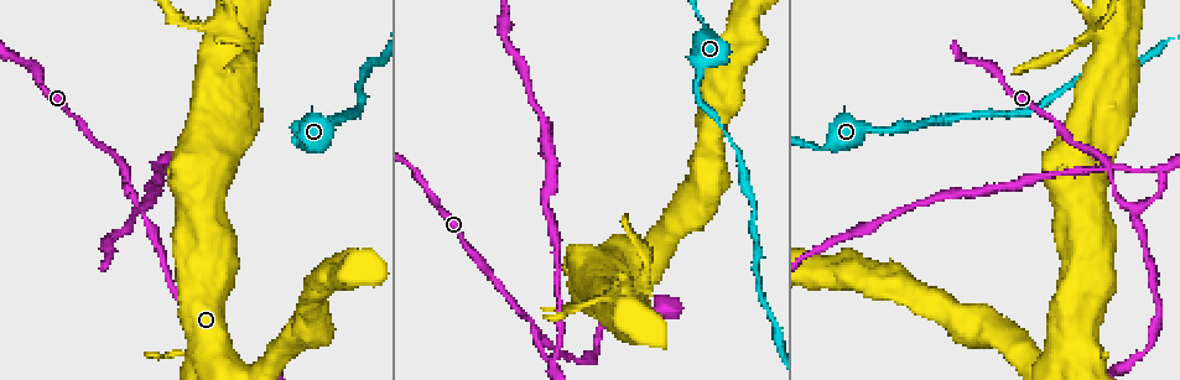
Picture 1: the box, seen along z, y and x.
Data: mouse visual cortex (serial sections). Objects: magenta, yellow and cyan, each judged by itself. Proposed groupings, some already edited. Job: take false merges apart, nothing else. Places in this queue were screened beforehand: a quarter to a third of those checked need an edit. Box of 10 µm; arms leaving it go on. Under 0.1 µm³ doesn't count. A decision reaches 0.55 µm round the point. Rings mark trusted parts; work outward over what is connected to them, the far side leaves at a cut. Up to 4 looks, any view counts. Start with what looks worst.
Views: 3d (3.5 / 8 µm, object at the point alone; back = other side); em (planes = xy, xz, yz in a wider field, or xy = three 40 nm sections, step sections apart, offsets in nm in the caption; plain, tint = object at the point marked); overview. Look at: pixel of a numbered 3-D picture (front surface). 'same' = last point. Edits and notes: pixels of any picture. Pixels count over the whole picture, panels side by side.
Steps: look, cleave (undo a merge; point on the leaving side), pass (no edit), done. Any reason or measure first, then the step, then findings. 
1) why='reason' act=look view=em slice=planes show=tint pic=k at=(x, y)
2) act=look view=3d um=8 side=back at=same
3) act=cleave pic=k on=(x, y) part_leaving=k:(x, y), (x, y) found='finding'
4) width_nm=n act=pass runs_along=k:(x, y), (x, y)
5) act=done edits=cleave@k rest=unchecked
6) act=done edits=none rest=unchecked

why='branch point' act=look view=3d um=3.5 pic=1 at=(1128, 206)

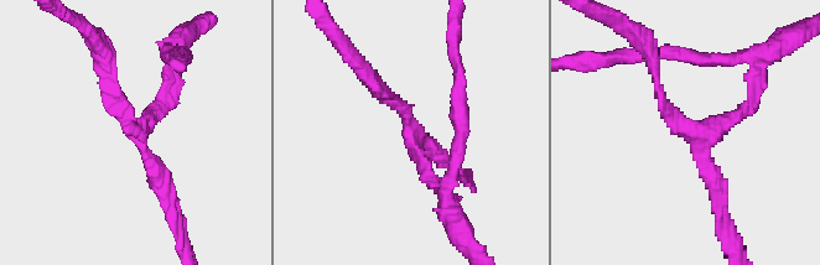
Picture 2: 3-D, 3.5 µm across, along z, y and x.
arms=3 arm_widths_nm=150,200,250 act=look view=em slice=xy step=3 show=tint pic=2 at=(134, 130)

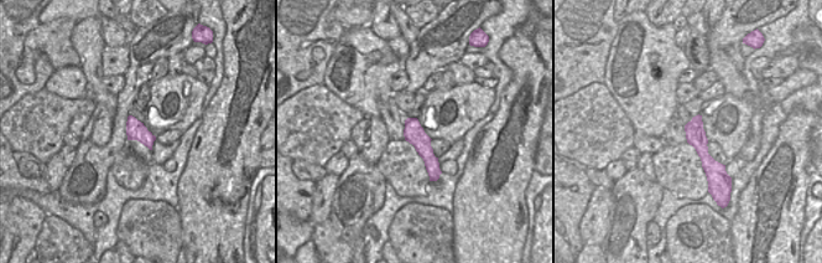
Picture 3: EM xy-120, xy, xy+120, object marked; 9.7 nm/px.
act=pass runs_along=2:(388, 95), (445, 195) found='all the same cell'

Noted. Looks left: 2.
why='thick turns thin' act=look view=3d um=3.5 pic=1 at=(1097, 16)

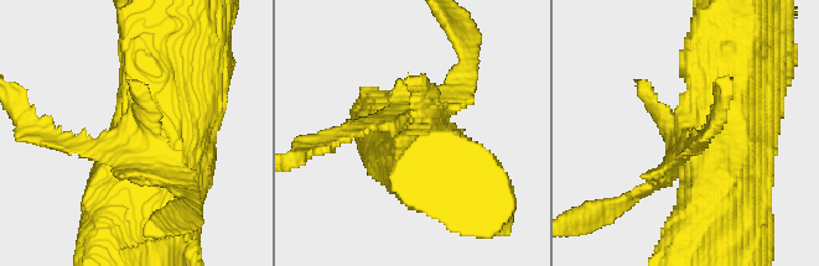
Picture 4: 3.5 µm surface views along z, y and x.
act=look view=em slice=xy step=2 show=tint pic=4 at=(682, 130)

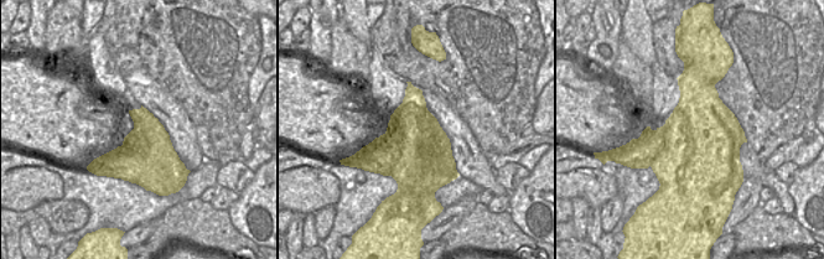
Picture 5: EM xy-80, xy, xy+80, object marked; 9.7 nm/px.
act=cleave pic=4 on=(62, 145) part_leaving=4:(688, 157), (602, 219) found='a second cell is stuck on'

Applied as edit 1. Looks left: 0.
act=done edits=cleave@4 rest=unchecked

